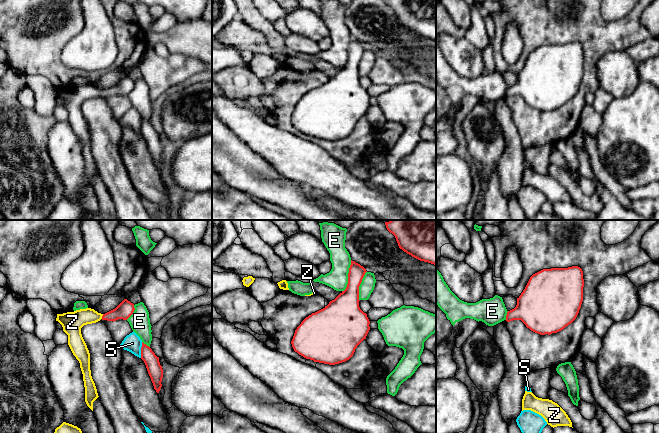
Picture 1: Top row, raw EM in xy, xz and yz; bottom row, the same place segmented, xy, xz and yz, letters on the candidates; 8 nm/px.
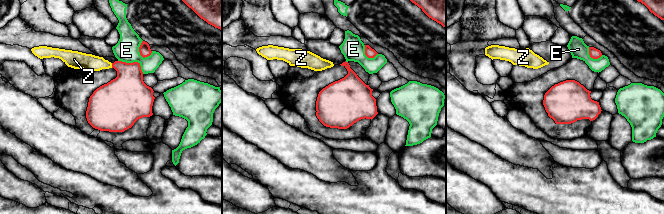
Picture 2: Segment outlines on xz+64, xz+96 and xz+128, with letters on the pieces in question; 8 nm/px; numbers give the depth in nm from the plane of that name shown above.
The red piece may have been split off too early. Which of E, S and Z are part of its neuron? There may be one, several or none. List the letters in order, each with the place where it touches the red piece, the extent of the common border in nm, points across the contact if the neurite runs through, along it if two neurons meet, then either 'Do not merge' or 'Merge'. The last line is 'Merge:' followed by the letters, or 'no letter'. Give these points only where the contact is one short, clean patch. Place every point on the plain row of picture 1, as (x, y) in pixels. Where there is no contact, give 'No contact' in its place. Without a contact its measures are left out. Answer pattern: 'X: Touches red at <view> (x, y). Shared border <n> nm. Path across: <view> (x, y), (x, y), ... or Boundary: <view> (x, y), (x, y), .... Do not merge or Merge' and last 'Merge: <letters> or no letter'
E: Touches red at xz (348, 52). Shared border 260 nm. Do not merge
S: Touches red at xy (141, 126). Shared border 130 nm. Do not merge
Z: Touches red at xy (102, 92). Shared border 40 nm. Path across: xy (125, 85), (110, 92), (102, 92), (83, 92), (72, 98). Merge
Merge: Z

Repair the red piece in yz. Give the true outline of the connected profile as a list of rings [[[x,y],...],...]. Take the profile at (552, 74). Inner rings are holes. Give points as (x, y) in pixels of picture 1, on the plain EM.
[[[578,42],[533,50],[506,97],[521,96],[540,111],[557,109],[577,93],[583,77],[583,47]]]

